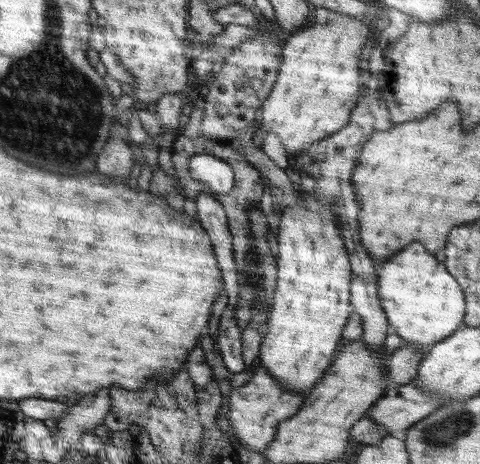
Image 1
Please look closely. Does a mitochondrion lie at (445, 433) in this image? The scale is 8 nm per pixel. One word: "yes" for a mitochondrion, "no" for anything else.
yes

